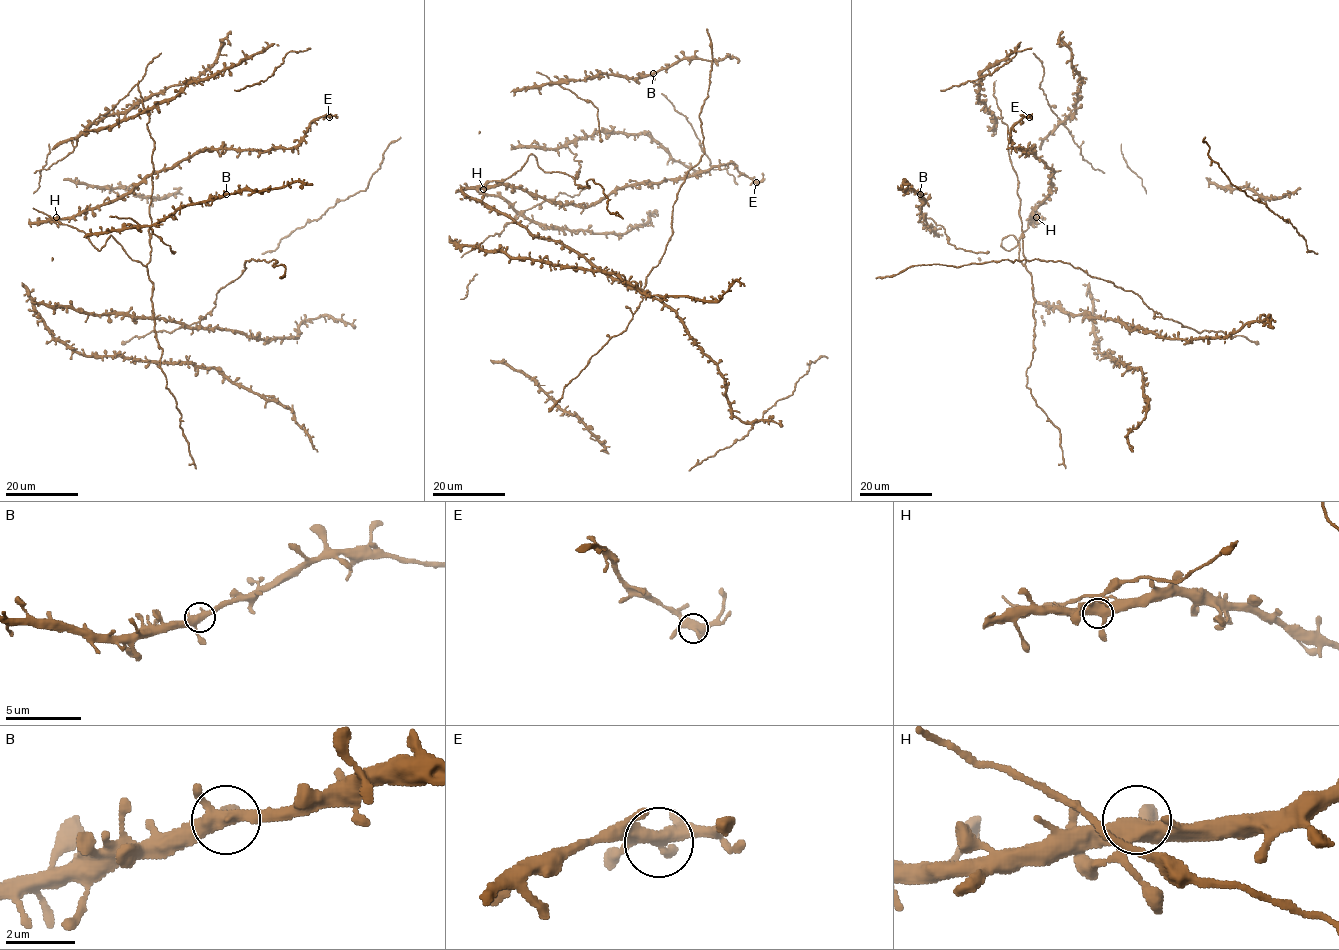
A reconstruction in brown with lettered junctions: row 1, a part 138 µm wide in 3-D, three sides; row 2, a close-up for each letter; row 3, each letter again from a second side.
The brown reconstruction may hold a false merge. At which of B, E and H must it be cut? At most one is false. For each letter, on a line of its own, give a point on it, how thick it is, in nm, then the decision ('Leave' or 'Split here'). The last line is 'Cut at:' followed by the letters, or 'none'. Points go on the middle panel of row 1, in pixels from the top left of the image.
B: Place: (653, 73). Thickness 360 nm. Leave
E: Place: (756, 182). Thickness 400 nm. Leave
H: Place: (483, 189). Thickness 400 nm. Leave
Cut at: none

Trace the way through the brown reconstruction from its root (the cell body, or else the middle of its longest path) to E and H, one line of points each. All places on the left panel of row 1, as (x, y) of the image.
E: (147, 266), (110, 235), (99, 250), (56, 220), (117, 200), (205, 150), (292, 148), (312, 121), (329, 117)
H: (147, 266), (133, 260), (110, 235), (99, 250), (82, 231), (59, 224), (56, 217)

